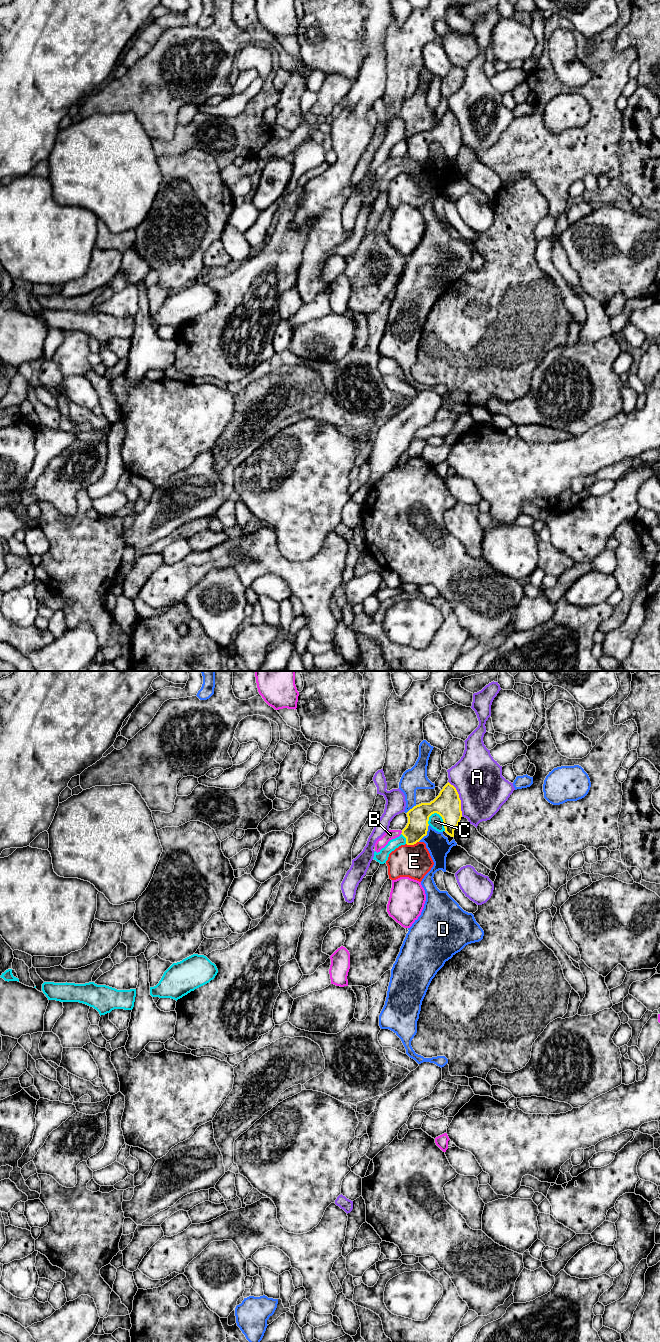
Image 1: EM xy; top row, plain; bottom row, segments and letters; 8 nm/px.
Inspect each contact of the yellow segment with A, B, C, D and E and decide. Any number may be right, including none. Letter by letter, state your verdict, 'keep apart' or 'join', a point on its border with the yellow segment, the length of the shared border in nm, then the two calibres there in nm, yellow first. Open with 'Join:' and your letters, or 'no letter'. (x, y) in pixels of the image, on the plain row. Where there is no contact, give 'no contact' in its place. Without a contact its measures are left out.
Join: no letter
A: keep apart; meets yellow in xy at (459, 126); contact 300 nm long; 220 nm thick on the yellow side, 400 nm on the other
B: keep apart; meets yellow in xy at (402, 160); contact 30 nm long; 170 nm thick on the yellow side, 80 nm on the other
C: keep apart; meets yellow in xy at (442, 146); contact 180 nm long; 220 nm thick on the yellow side, 110 nm on the other
D: keep apart; meets yellow in xy at (426, 162); contact 160 nm long; 170 nm thick on the yellow side, 180 nm on the other
E: keep apart; meets yellow in xy at (412, 172); contact 110 nm long; 170 nm thick on the yellow side, 280 nm on the other

